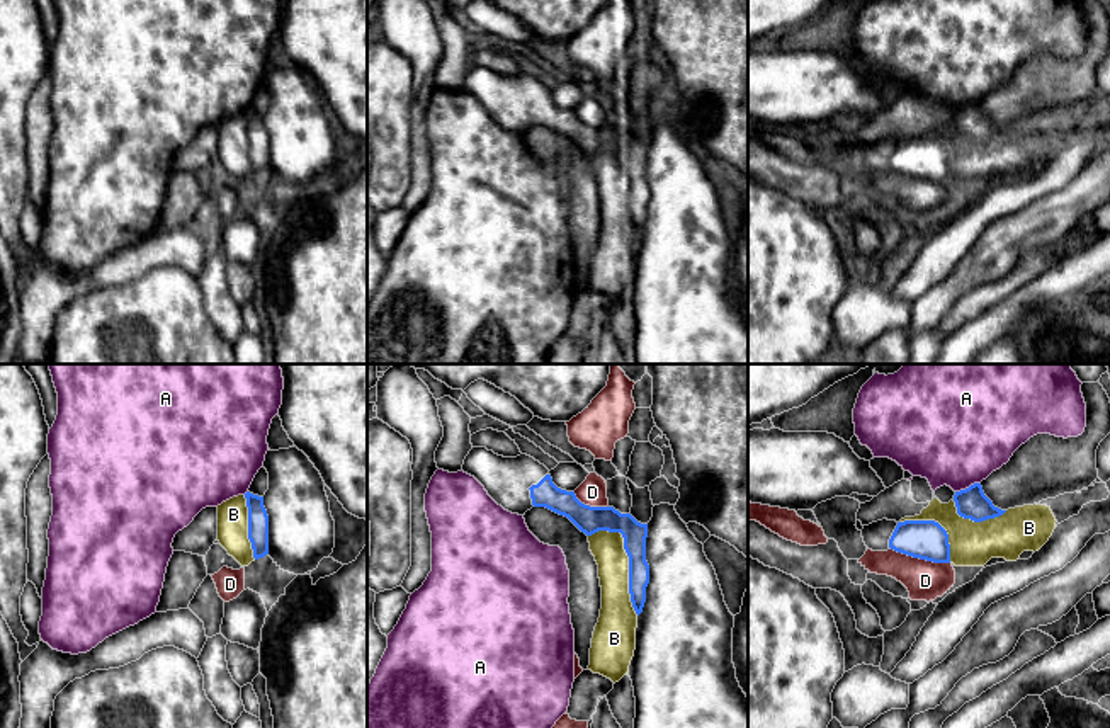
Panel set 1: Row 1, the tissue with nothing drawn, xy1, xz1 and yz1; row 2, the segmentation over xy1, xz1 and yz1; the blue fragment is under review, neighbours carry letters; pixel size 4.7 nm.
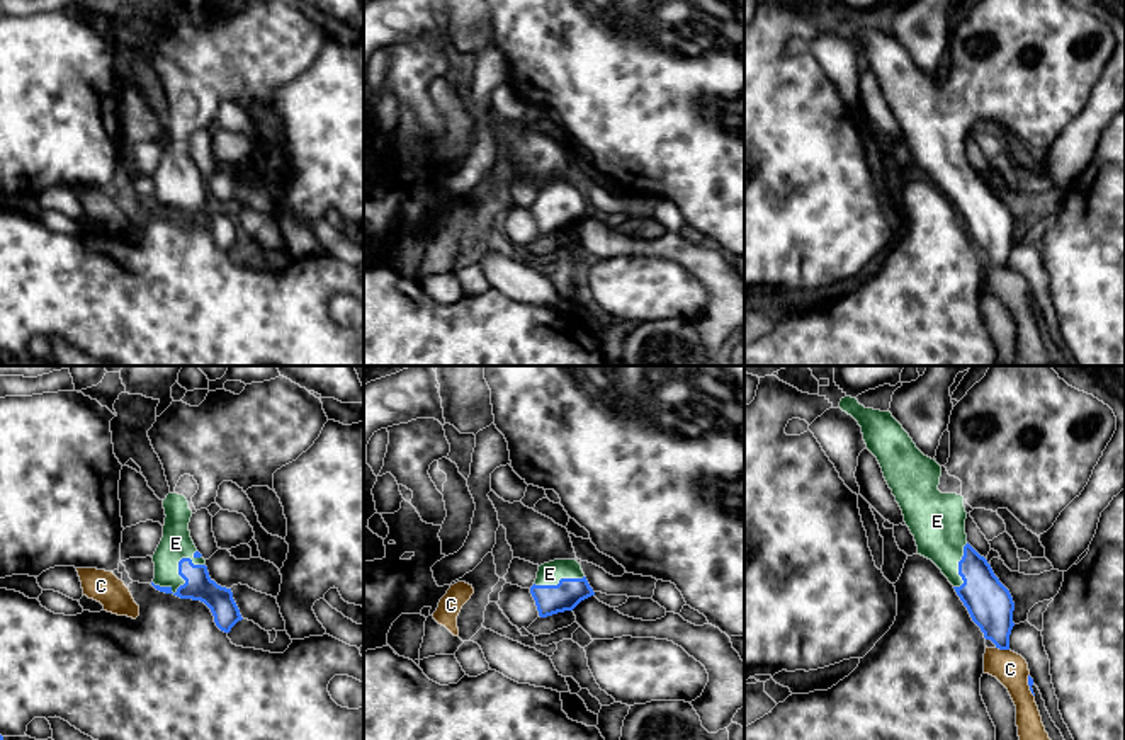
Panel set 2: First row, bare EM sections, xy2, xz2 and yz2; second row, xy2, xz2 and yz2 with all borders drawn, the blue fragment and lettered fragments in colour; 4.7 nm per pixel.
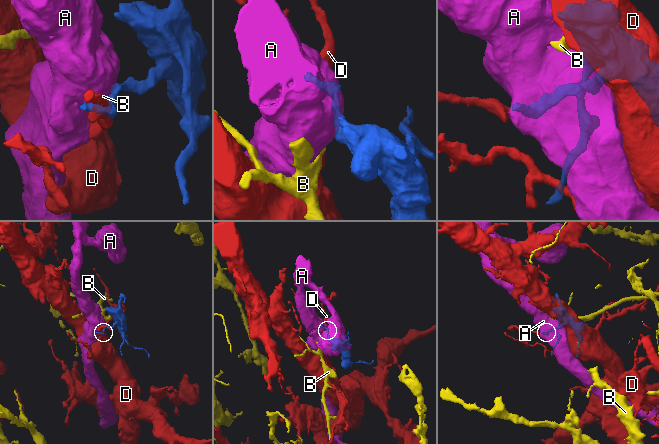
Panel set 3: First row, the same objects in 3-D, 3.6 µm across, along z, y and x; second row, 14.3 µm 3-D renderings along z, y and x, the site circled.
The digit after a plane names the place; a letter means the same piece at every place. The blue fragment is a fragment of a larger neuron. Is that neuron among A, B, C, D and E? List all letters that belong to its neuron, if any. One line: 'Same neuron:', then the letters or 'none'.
Same neuron: E

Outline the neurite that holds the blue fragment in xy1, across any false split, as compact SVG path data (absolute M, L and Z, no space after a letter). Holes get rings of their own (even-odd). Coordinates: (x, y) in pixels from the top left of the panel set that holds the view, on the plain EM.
M245 112L248 126L248 158L252 162L253 177L269 173L269 134L263 126L263 116Z

